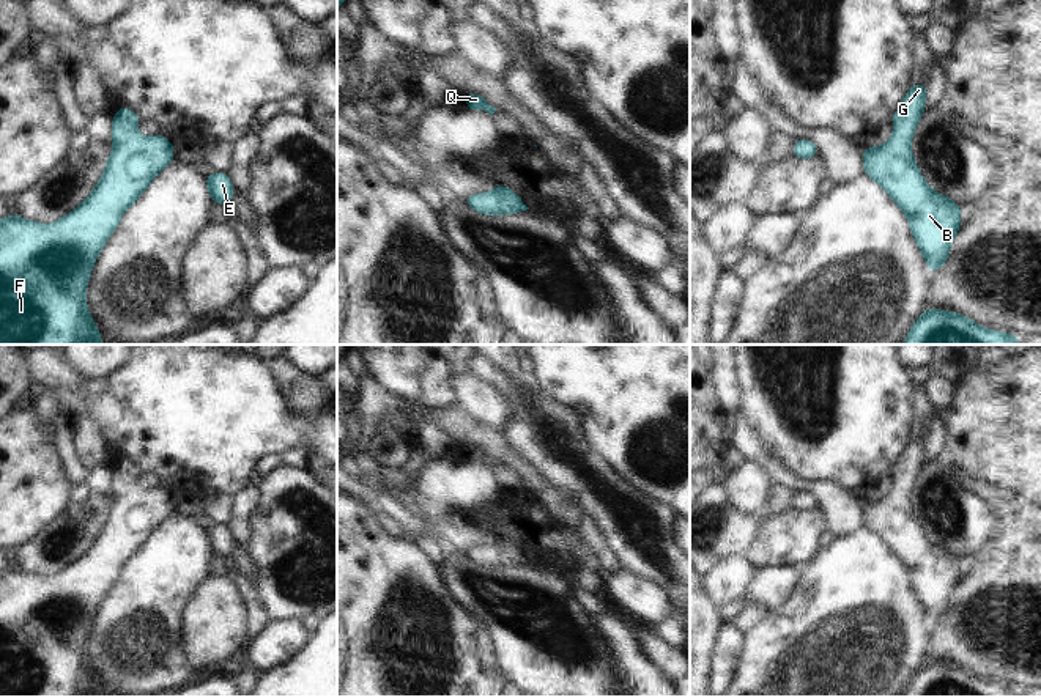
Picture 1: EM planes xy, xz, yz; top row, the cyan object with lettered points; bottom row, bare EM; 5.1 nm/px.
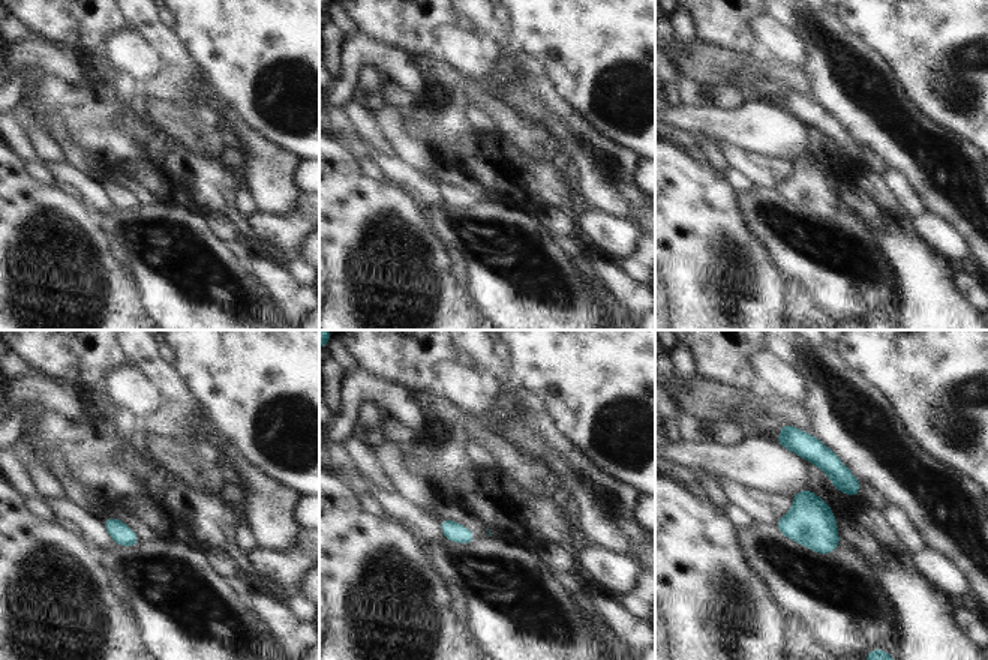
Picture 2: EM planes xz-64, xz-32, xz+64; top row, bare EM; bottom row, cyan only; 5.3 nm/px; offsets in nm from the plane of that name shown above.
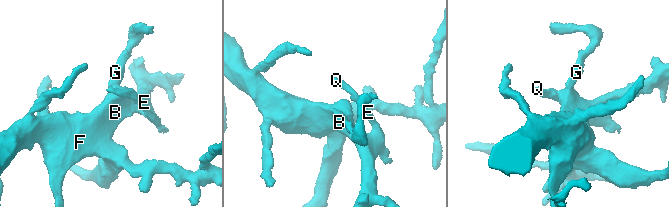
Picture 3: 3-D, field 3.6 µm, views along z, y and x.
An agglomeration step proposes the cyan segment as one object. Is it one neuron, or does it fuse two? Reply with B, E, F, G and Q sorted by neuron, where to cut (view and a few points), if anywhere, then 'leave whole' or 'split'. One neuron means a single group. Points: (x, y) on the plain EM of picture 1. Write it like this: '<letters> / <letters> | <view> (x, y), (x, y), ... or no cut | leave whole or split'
B E F G Q | no cut | leave whole

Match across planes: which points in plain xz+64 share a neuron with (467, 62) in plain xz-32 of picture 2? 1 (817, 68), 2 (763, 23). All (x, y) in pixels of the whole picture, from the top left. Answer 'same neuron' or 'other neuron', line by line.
1: other neuron
2: same neuron

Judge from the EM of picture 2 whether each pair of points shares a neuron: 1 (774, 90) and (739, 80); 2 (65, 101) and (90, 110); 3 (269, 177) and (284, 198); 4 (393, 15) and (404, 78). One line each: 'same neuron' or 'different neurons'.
1: same neuron
2: same neuron
3: same neuron
4: different neurons

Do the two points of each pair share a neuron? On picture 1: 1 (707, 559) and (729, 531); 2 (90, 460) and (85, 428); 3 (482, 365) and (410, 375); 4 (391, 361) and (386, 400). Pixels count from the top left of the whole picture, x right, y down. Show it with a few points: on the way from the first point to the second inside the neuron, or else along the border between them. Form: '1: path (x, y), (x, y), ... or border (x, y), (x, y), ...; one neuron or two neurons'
1: path (709, 553), (723, 537); one neuron
2: path (90, 452), (87, 436); one neuron
3: border (470, 361), (468, 373); two neurons
4: border (367, 372), (383, 387), (414, 401), (421, 408); two neurons

